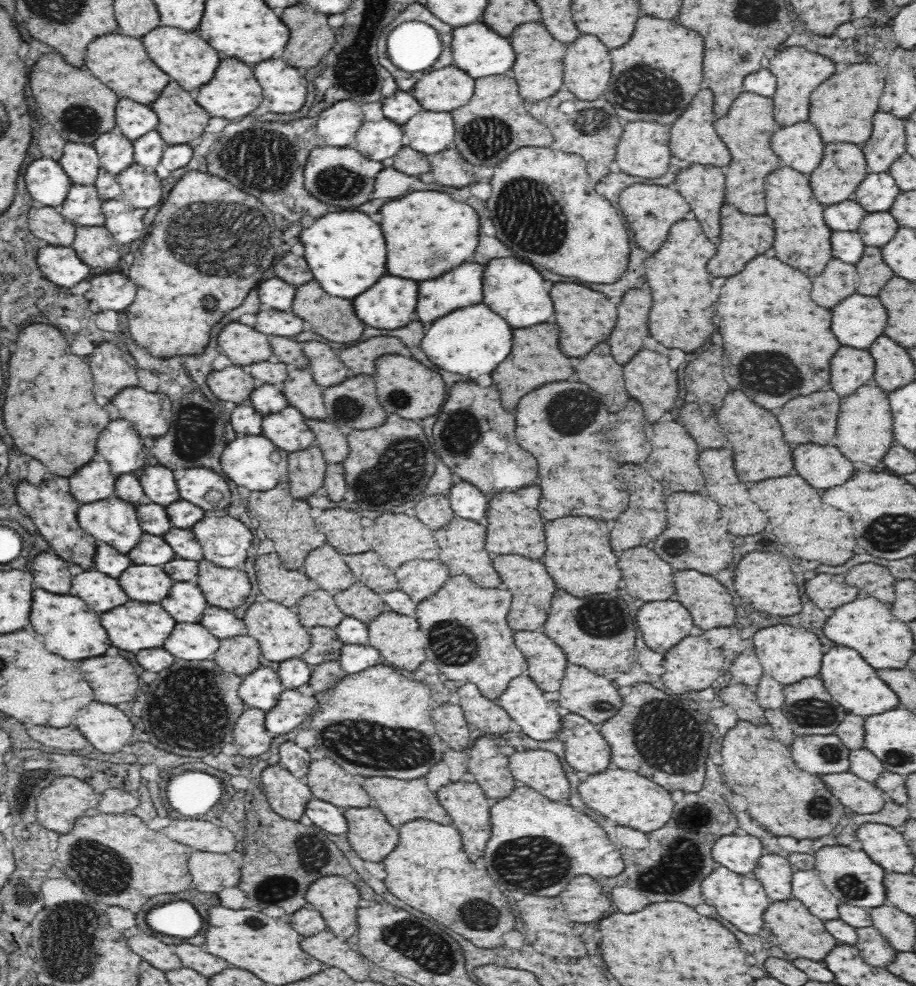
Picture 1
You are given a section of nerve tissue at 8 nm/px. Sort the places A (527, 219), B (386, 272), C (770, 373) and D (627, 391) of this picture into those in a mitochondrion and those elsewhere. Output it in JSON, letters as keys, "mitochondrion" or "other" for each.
{"A":"mitochondrion","B":"other","C":"mitochondrion","D":"other"}

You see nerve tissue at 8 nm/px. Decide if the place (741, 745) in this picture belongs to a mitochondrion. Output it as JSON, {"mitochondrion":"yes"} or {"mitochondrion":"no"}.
{"mitochondrion":"no"}

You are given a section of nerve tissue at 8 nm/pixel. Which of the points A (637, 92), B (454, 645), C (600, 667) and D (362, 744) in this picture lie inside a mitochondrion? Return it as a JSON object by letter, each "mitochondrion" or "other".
{"A":"mitochondrion","B":"mitochondrion","C":"other","D":"mitochondrion"}

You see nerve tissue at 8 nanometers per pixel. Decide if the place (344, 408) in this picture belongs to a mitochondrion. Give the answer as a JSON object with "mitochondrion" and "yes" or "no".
{"mitochondrion":"yes"}

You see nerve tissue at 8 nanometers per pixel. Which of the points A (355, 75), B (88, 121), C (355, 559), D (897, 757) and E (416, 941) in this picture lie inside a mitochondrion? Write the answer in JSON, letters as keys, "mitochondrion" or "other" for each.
{"A":"mitochondrion","B":"mitochondrion","C":"other","D":"mitochondrion","E":"mitochondrion"}

